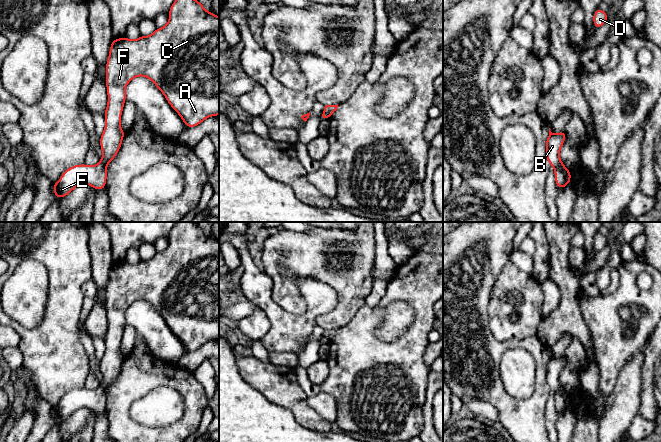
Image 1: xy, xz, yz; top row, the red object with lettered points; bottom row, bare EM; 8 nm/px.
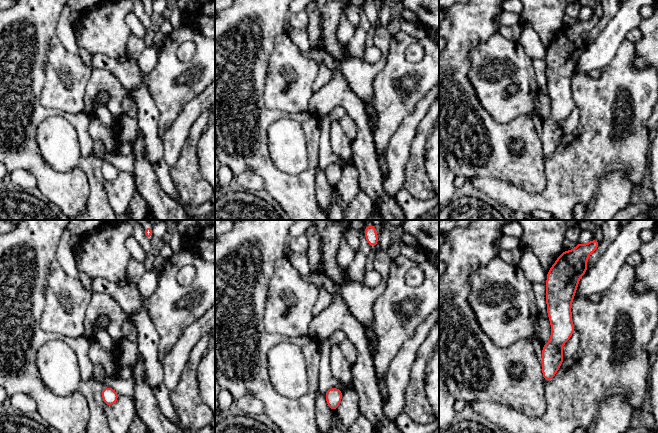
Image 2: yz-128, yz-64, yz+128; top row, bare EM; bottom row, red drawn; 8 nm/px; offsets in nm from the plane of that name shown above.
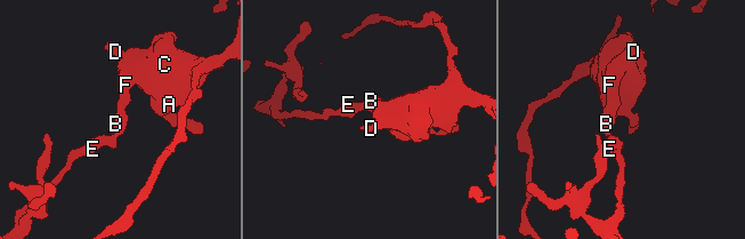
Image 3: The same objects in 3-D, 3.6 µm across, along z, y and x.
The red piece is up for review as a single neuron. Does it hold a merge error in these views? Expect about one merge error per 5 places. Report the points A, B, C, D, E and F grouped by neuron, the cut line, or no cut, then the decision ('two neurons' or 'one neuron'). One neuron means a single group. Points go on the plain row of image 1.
A B C D F / E | yz (561, 386), (555, 393) | two neurons

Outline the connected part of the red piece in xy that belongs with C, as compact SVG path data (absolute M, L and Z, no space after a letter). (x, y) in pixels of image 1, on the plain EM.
M177 222L169 234L169 245L149 260L129 264L126 260L113 263L106 286L106 311L108 327L104 337L105 352L100 360L103 377L100 387L107 390L117 379L125 356L120 349L126 323L127 308L137 300L150 303L163 317L171 331L178 337L187 352L196 351L206 342L219 339L219 241L208 236L200 225L193 222Z

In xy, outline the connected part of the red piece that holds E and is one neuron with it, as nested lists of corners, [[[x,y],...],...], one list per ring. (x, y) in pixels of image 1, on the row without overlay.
[[[100,386],[95,390],[74,389],[63,396],[59,405],[53,407],[57,423],[64,422],[81,408],[88,408],[96,414],[106,411],[107,393]]]

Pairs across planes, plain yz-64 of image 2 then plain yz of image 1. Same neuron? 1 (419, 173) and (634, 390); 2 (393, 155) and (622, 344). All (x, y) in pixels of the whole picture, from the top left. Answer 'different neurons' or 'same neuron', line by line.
1: different neurons
2: different neurons

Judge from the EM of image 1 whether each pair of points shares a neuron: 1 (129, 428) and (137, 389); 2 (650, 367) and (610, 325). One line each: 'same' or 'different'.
1: same
2: different

